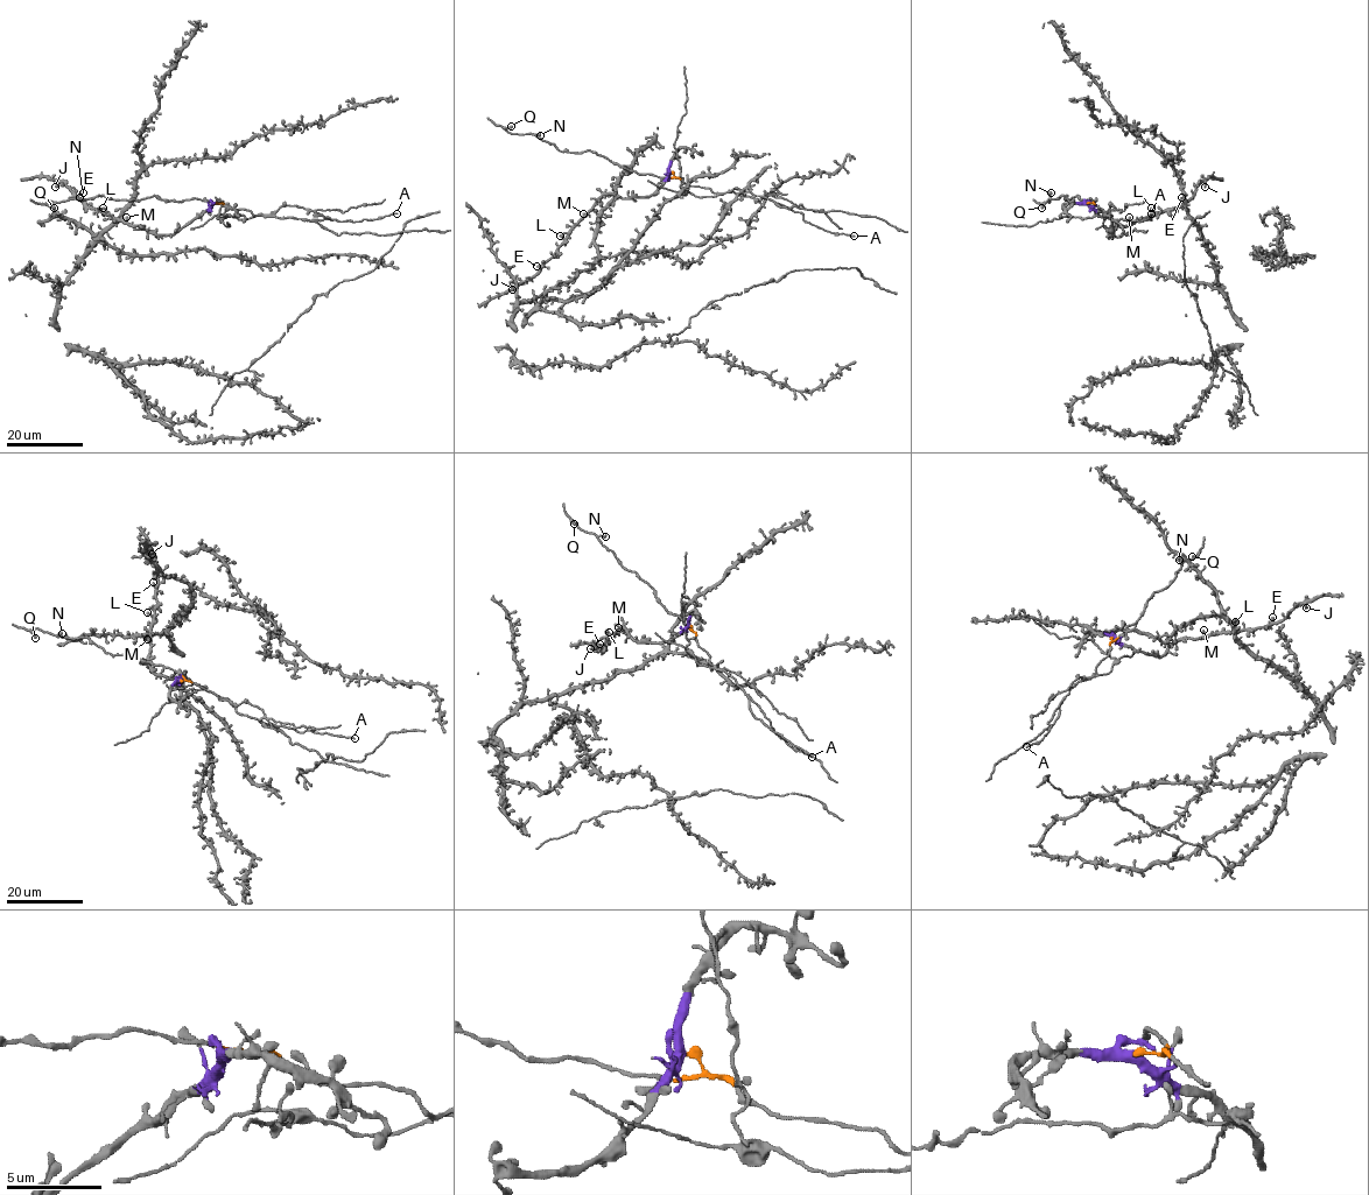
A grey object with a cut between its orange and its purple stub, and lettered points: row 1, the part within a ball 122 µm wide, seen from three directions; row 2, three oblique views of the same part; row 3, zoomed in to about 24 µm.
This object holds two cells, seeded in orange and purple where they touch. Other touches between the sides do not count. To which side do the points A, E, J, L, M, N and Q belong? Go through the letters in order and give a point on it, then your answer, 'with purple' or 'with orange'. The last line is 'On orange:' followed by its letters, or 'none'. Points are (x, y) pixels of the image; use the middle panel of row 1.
A: (854, 236) | with orange
E: (536, 266) | with purple
J: (512, 289) | with purple
L: (560, 236) | with purple
M: (583, 213) | with purple
N: (540, 135) | with orange
Q: (511, 126) | with orange
On orange: A, N, Q

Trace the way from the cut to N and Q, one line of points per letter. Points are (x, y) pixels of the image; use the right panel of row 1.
N: (1088, 203), (1093, 201), (1078, 195), (1051, 198), (1051, 192)
Q: (1088, 203), (1094, 202), (1078, 195), (1066, 199), (1066, 195), (1048, 199), (1040, 208)

